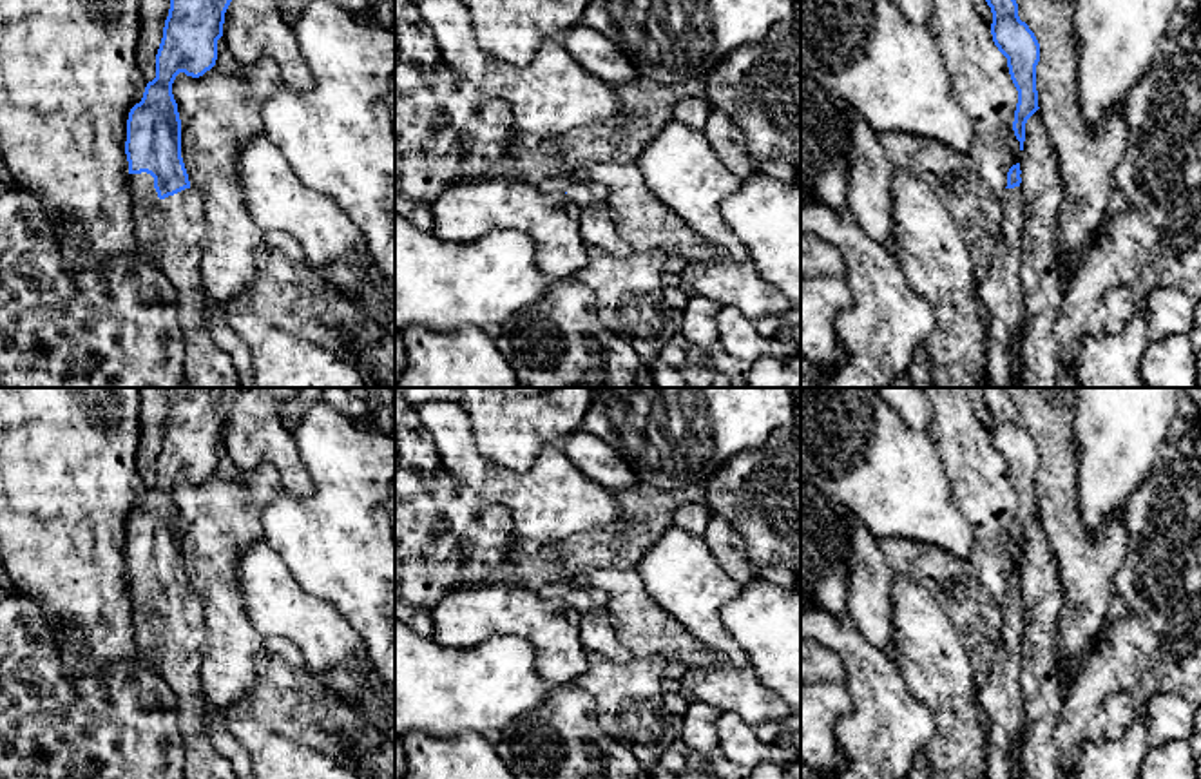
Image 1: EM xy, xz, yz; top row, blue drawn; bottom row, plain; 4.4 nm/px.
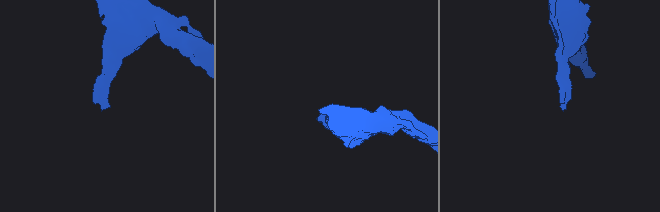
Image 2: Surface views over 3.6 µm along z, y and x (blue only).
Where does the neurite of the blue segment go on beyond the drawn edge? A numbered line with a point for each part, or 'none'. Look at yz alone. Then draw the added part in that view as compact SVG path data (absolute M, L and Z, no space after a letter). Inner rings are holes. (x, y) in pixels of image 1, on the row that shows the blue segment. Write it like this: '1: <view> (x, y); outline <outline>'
1: yz (1000, 294); outline M1005 188L991 268L976 288L987 313L987 371L993 388L1014 388L1023 373L1022 341L1029 315L1020 284L1022 228L1022 188Z

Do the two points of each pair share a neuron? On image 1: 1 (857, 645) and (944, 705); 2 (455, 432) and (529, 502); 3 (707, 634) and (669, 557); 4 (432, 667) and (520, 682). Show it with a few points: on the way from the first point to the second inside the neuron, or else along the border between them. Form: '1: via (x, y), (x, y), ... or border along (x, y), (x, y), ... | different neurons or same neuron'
1: border along (893, 660), (906, 685), (931, 714) | different neurons
2: via (464, 453), (495, 484), (508, 488) | same neuron
3: via (700, 615), (694, 589), (682, 577) | same neuron
4: via (453, 682), (499, 682) | same neuron

